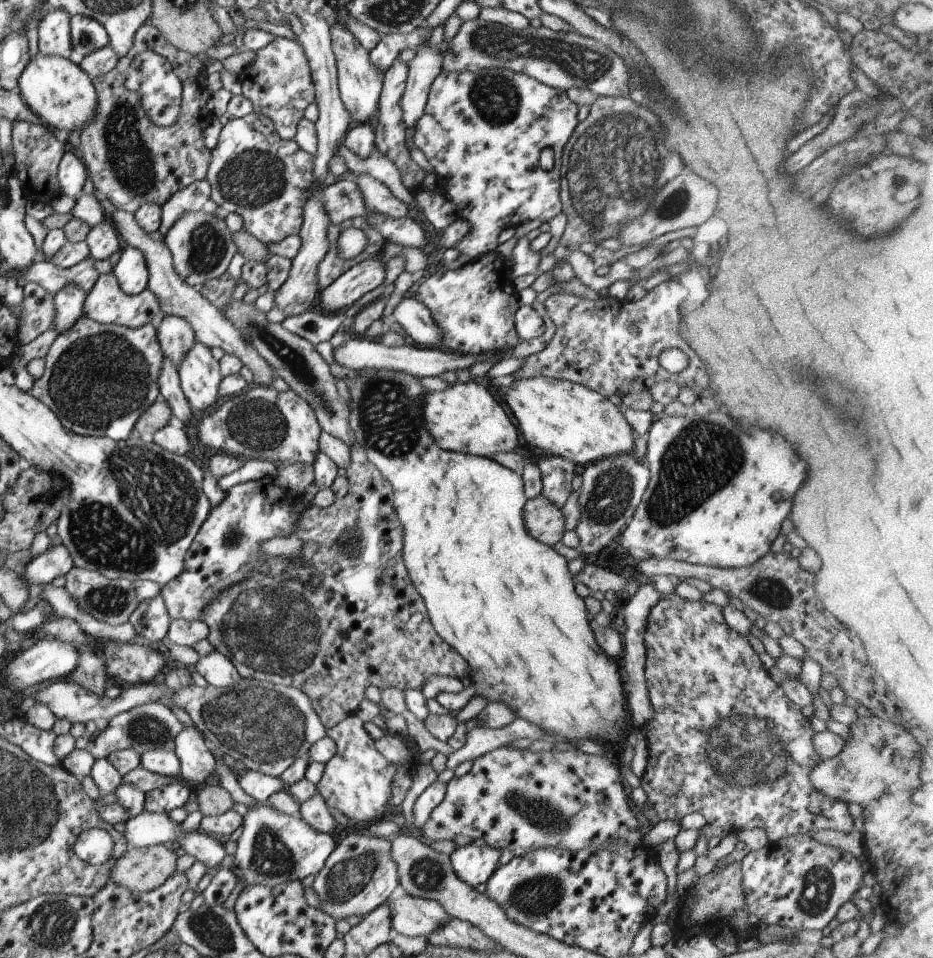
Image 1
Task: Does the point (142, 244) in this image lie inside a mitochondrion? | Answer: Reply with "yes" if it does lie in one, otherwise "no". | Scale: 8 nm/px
no

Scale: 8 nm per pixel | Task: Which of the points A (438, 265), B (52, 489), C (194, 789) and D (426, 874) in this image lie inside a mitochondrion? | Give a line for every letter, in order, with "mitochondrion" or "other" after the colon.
A: other
B: mitochondrion
C: other
D: mitochondrion

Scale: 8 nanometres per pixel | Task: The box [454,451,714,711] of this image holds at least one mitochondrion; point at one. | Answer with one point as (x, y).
(613, 491)

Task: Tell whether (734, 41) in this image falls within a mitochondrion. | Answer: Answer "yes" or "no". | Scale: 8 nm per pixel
no

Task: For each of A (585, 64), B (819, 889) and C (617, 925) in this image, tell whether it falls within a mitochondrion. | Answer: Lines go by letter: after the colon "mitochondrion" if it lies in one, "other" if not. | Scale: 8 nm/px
A: mitochondrion
B: mitochondrion
C: other

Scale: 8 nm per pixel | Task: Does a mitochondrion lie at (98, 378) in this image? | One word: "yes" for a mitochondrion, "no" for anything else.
yes

